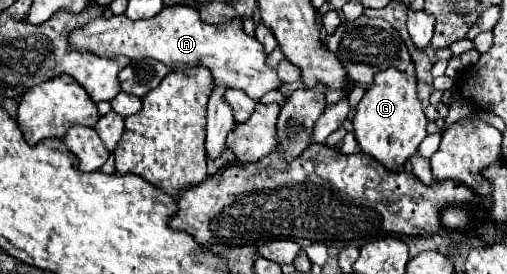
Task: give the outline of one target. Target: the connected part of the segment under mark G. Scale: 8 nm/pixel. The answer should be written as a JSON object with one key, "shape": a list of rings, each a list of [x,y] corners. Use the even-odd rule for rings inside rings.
{"shape":[[[393,66],[377,72],[373,84],[365,90],[353,118],[355,138],[361,146],[361,152],[373,156],[389,170],[401,170],[409,156],[417,152],[421,140],[427,136],[425,132],[427,118],[423,114],[423,106],[417,96],[415,84],[417,84],[415,74],[411,76]]]}

